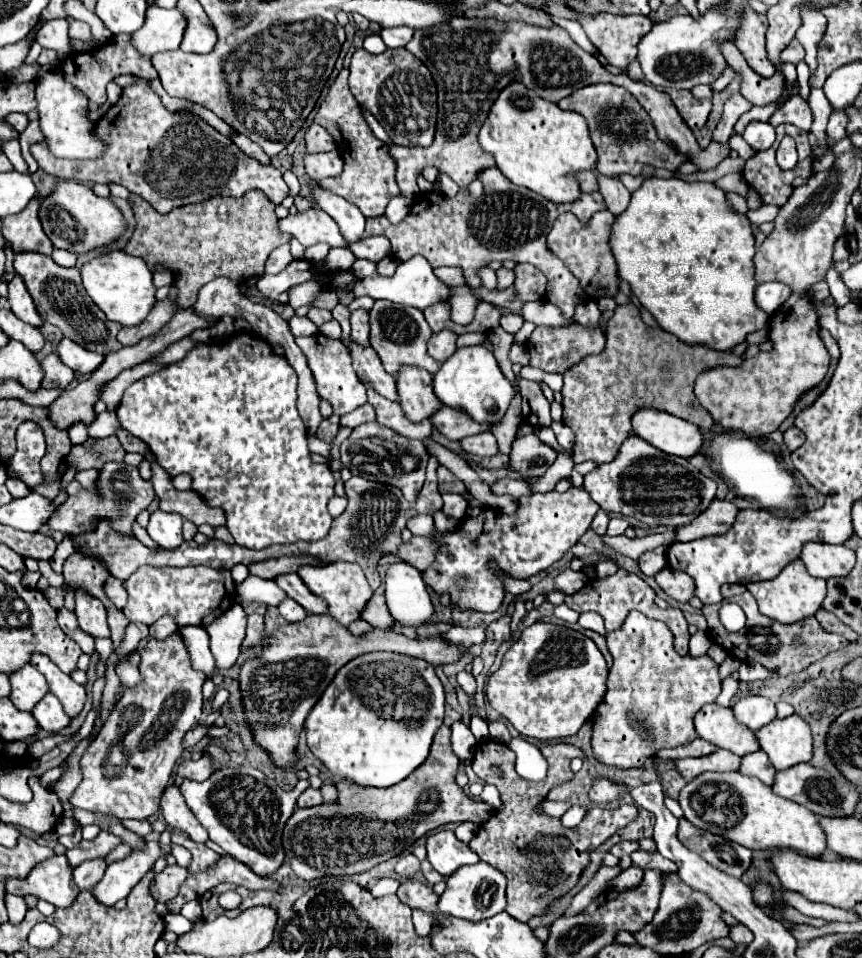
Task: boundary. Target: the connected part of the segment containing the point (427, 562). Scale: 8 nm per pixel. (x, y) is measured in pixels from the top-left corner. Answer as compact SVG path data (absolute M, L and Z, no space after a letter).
M413 536L409 544L401 544L397 556L405 562L409 562L411 566L415 566L417 570L425 572L437 556L439 550L439 538L421 538L421 536Z

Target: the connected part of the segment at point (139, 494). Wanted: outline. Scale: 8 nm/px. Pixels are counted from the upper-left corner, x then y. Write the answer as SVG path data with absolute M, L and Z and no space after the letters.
M111 462L111 466L105 466L101 470L101 476L99 476L99 482L97 482L97 492L83 490L79 496L67 498L55 510L55 514L49 518L47 526L51 530L59 530L59 532L83 534L83 532L91 530L91 518L93 516L99 516L99 518L109 516L115 530L119 530L123 534L131 534L131 522L135 520L135 516L141 510L145 510L151 504L153 498L155 498L155 490L153 490L151 480L143 480L135 466L127 466L125 462L123 464Z

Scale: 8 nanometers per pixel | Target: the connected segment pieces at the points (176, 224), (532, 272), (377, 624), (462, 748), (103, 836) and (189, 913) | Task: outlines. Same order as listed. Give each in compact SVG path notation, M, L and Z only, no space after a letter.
M249 190L241 198L215 196L199 204L173 208L169 214L159 214L137 194L131 194L129 204L133 208L137 226L123 250L131 256L143 258L149 268L159 262L167 264L175 276L179 296L175 304L171 300L157 302L141 324L123 328L117 334L117 340L123 346L137 344L141 338L159 332L171 320L175 308L191 308L195 304L199 288L213 278L227 276L231 280L245 282L251 276L263 274L269 254L277 246L287 244L291 238L289 234L279 234L275 226L275 204L261 190Z
M531 264L515 266L515 296L521 302L527 300L545 300L545 278Z
M373 594L373 598L367 602L363 614L363 620L367 620L373 628L391 628L393 626L393 618L385 606L385 596L383 594Z
M457 720L457 722L453 722L451 730L453 730L453 734L451 734L451 744L453 744L455 754L457 754L461 760L471 758L477 740L475 740L473 732L469 730L469 726L463 724L461 720Z
M101 832L95 840L81 840L81 844L73 850L67 850L67 860L71 868L77 868L85 860L95 860L95 858L105 858L113 848L117 848L121 840L113 836L111 832Z
M199 900L187 902L187 904L181 908L181 914L183 914L187 920L191 920L191 922L201 920L201 904L199 904Z

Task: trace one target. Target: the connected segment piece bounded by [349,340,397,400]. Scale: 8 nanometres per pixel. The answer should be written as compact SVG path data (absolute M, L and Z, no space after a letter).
M349 340L351 356L353 356L353 368L359 376L359 380L367 386L377 390L381 396L389 400L397 400L397 388L395 378L383 370L383 364L379 362L379 356L371 346L361 346L355 340Z

